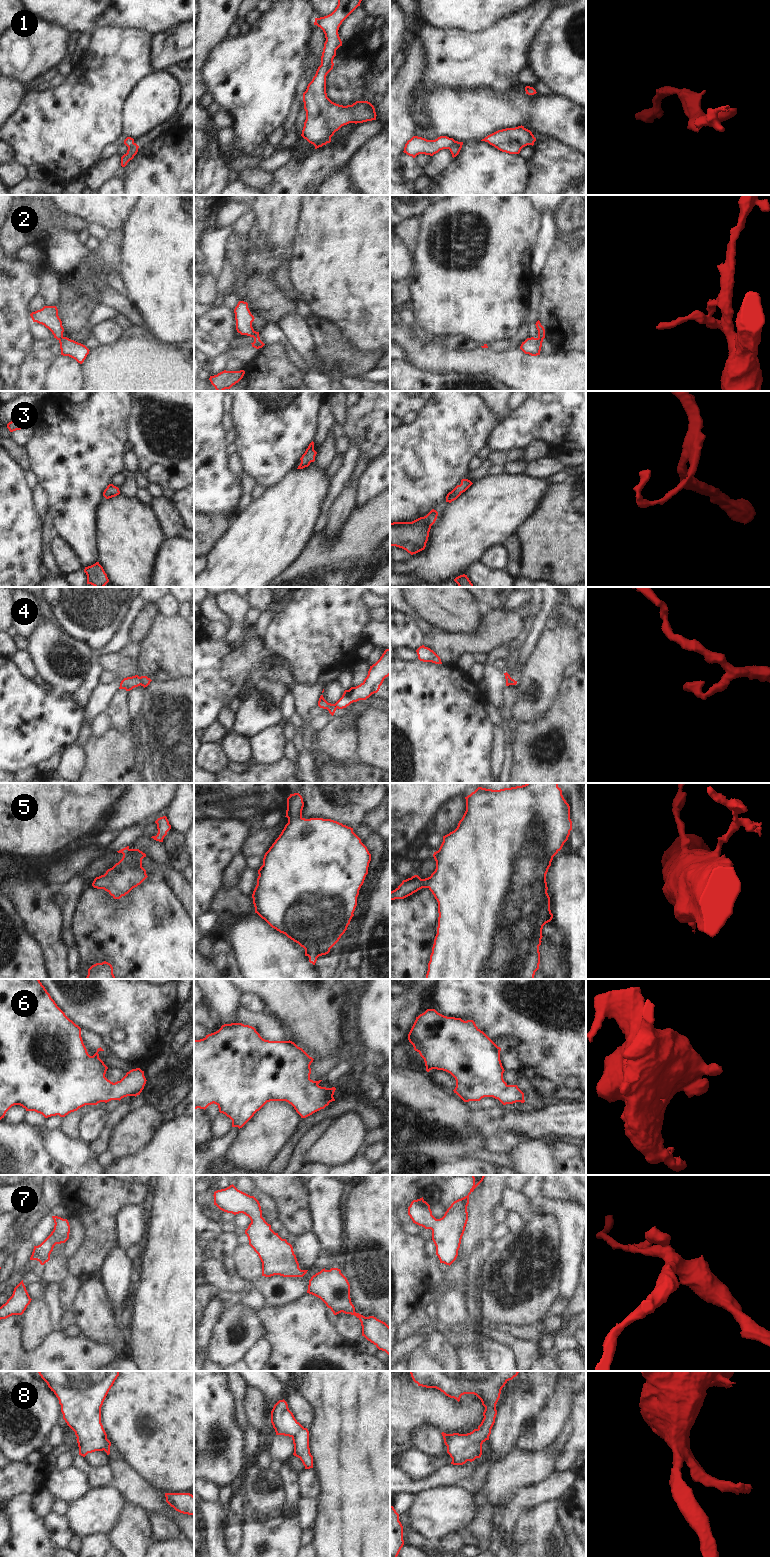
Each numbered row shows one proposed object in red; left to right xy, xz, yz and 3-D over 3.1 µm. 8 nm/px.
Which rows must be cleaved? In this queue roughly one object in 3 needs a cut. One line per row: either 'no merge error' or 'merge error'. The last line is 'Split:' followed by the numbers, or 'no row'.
1: no merge error
2: merge error
3: no merge error
4: merge error
5: no merge error
6: no merge error
7: no merge error
8: no merge error
Split: 2, 4

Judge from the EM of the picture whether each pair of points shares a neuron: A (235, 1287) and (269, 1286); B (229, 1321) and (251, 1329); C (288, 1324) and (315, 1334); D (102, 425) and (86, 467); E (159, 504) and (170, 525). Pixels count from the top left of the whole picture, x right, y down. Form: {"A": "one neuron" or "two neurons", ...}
{"A": "two neurons", "B": "one neuron", "C": "one neuron", "D": "one neuron", "E": "one neuron"}

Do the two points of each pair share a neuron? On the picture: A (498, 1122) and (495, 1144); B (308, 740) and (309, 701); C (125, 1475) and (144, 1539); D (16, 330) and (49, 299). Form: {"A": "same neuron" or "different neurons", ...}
{"A": "different neurons", "B": "same neuron", "C": "different neurons", "D": "different neurons"}

